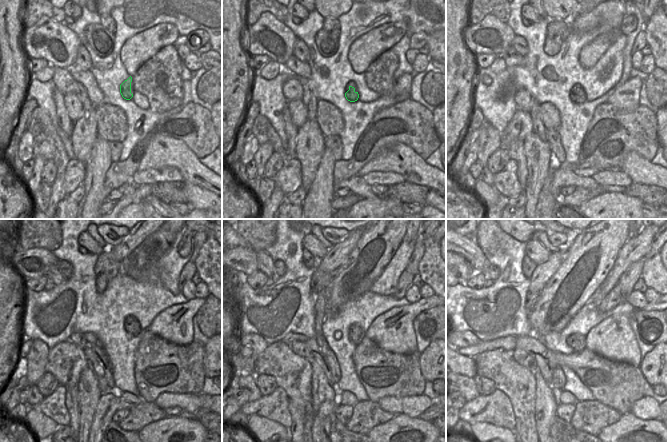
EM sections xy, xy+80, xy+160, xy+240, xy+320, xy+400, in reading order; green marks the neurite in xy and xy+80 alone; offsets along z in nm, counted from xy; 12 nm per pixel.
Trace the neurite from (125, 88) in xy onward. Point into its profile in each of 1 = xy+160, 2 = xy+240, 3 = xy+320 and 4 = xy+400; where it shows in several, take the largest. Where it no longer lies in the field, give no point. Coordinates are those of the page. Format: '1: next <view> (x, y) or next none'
1: next xy+160 (577, 92)
2: next xy+240 (132, 326)
3: next xy+320 (356, 334)
4: next xy+400 (576, 341)

